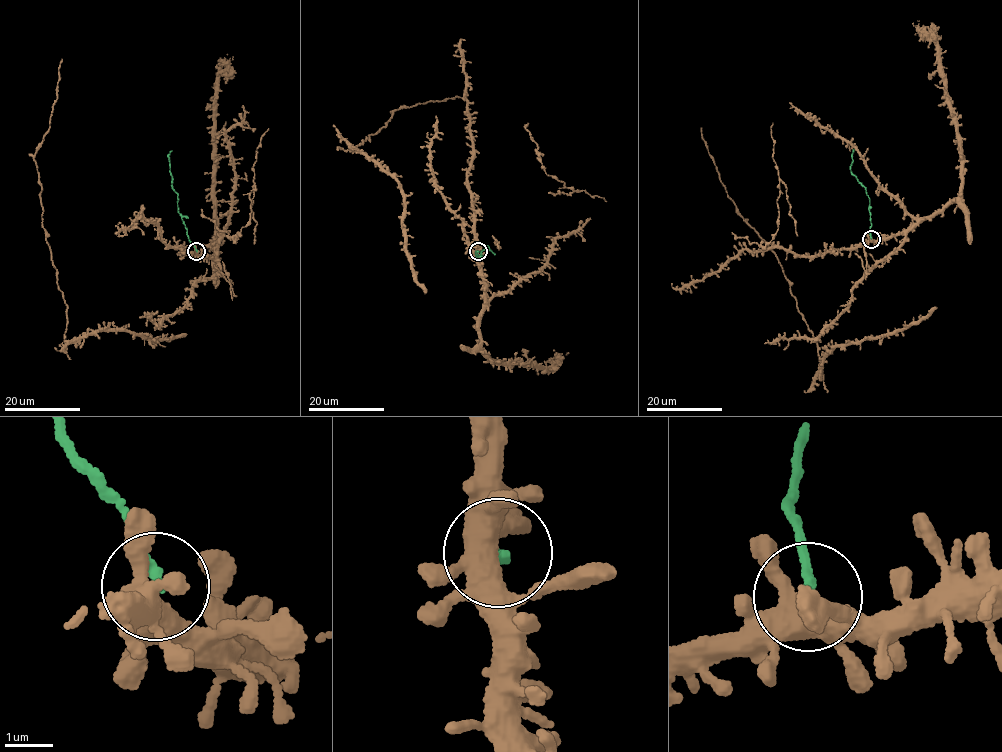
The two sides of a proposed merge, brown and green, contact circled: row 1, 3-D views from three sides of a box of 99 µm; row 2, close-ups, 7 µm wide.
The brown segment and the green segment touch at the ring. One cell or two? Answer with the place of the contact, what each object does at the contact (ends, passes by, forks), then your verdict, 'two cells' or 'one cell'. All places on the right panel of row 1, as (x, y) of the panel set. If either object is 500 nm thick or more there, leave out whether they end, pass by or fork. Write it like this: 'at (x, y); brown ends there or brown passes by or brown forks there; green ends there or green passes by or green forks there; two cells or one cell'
at (871, 239); brown forks there; green ends there; two cells

